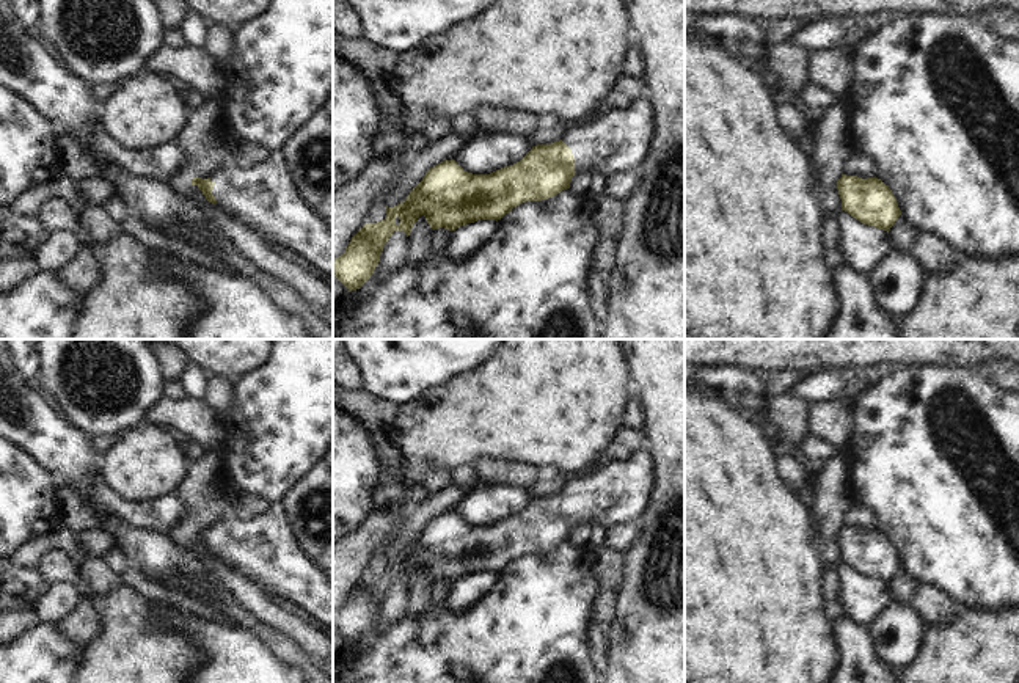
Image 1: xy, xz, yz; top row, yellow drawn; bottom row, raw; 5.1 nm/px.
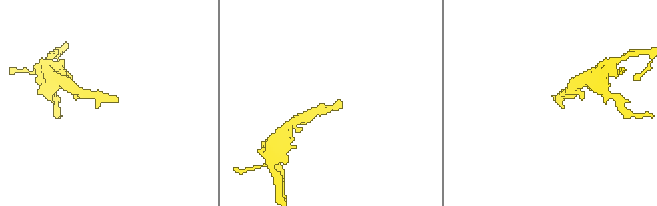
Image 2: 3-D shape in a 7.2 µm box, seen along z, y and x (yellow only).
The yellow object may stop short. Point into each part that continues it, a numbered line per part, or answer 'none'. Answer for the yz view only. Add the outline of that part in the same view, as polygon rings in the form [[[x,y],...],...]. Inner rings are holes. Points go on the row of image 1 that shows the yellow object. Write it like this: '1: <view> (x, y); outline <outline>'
none

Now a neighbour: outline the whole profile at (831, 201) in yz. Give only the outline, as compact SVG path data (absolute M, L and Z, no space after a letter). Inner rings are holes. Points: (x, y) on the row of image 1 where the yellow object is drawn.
M845 102L826 108L823 121L816 126L816 149L810 157L816 184L821 187L823 214L837 217L842 199L837 181L843 174L845 159L851 152L848 141L848 110Z

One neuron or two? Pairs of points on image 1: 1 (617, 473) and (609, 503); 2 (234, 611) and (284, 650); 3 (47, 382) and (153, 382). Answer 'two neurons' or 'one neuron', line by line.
1: one neuron
2: one neuron
3: one neuron

